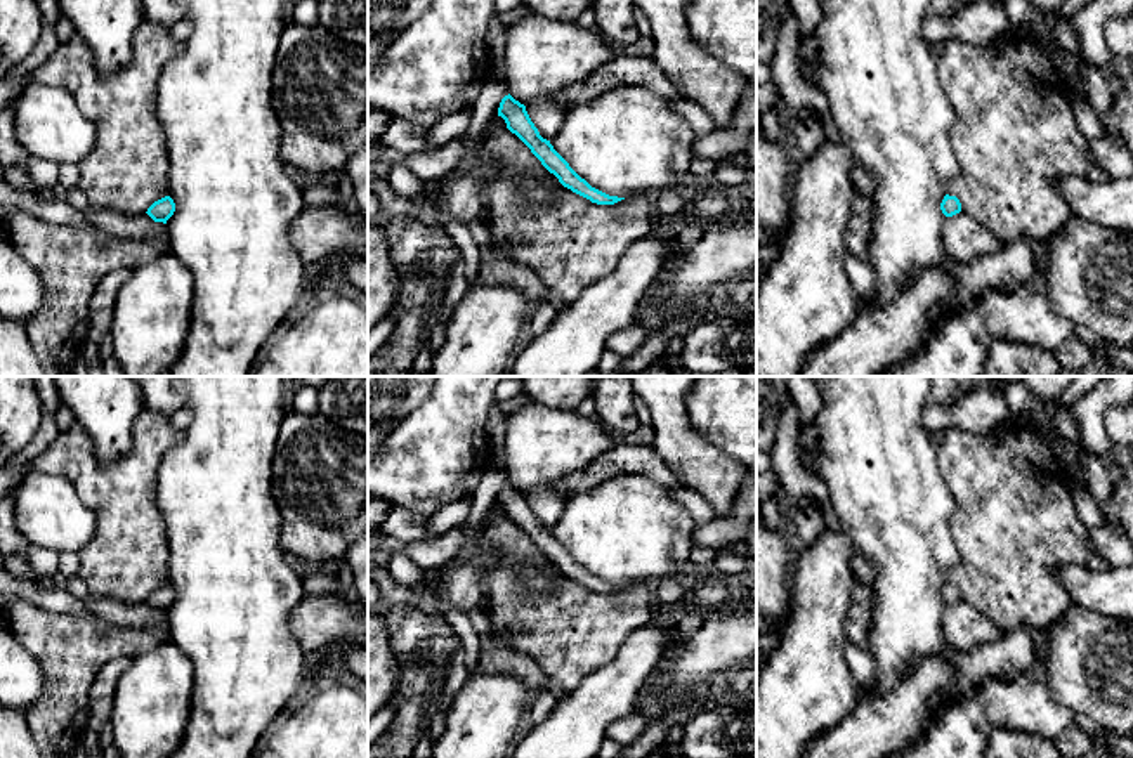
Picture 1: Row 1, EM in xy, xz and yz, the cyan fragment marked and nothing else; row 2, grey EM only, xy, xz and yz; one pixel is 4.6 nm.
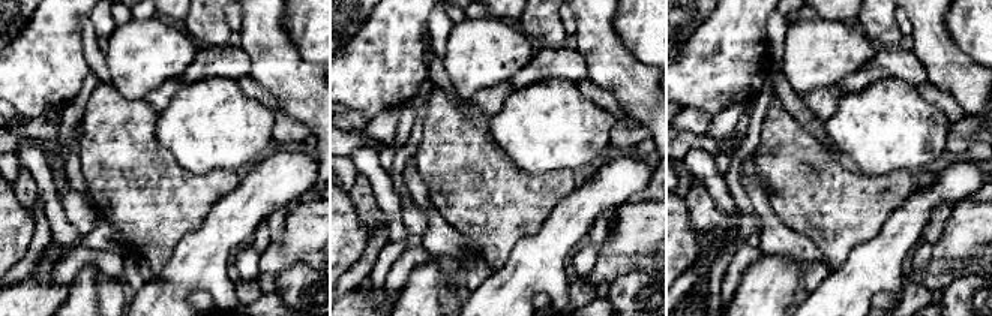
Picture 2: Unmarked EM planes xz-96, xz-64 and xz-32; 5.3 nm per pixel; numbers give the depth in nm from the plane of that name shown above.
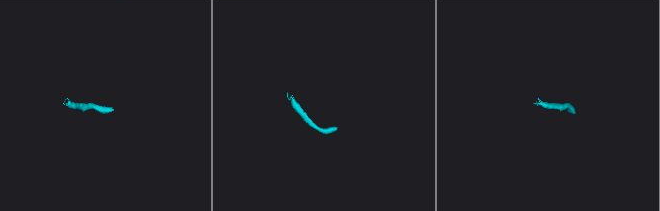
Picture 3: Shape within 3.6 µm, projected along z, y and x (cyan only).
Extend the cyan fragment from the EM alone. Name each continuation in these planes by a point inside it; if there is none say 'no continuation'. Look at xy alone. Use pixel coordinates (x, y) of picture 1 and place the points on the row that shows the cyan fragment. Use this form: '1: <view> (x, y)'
no continuation

